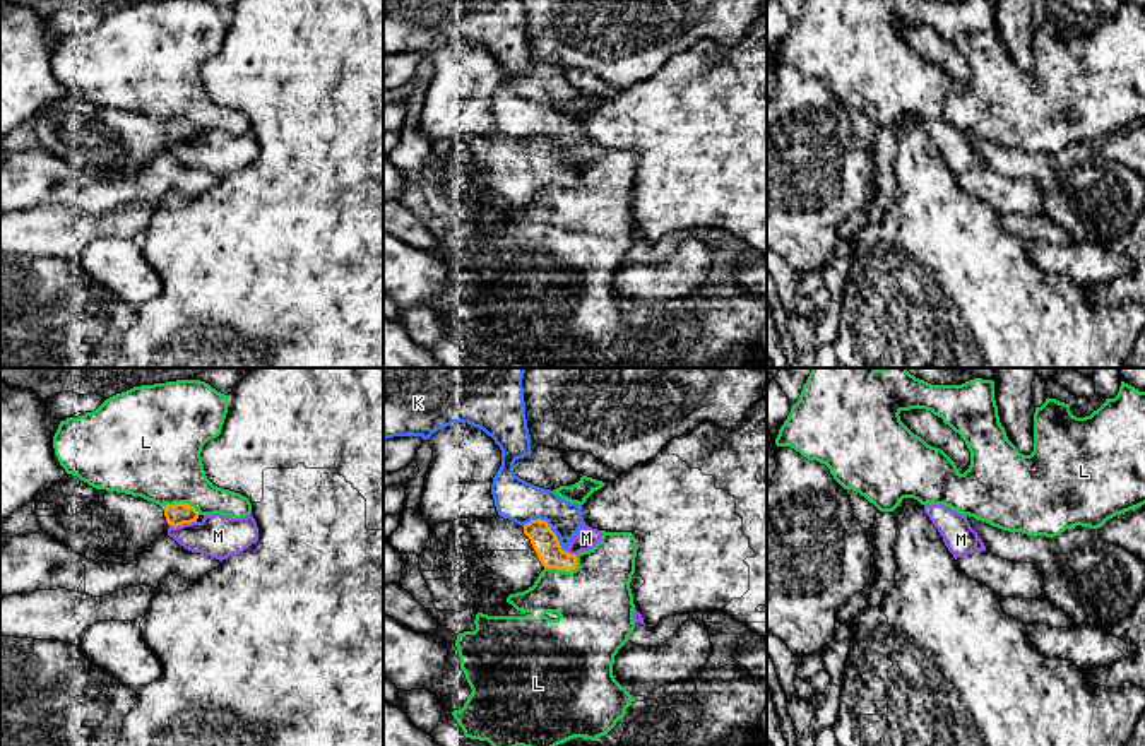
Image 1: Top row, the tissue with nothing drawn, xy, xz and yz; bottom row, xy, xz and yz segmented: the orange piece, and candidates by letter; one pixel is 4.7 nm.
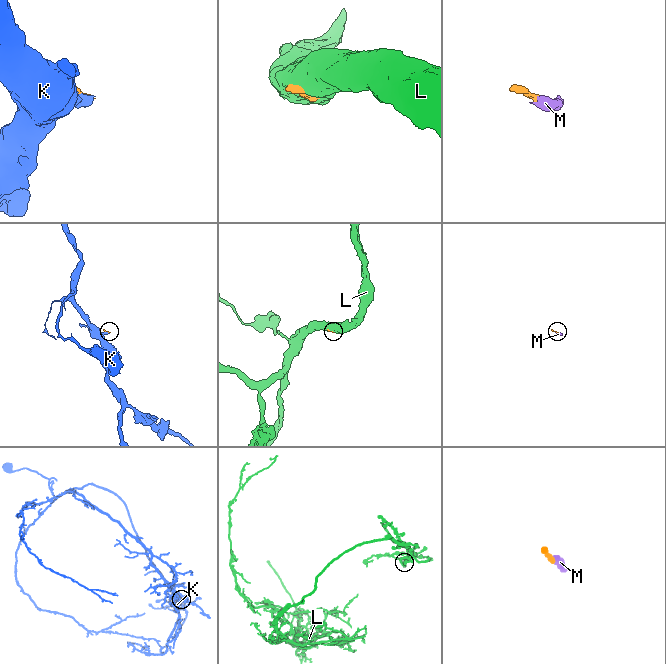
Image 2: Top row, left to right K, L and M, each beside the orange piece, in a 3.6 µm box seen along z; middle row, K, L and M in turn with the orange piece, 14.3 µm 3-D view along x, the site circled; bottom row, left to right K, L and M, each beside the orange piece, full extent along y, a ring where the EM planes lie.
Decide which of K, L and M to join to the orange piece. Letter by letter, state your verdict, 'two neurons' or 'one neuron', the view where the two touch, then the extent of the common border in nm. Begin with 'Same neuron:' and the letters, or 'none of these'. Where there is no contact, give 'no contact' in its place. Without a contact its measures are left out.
Same neuron: none of these
K: two neurons; contact in xz; length 240 nm
L: two neurons; contact in xz; length 170 nm
M: two neurons; contact in xy; length 130 nm

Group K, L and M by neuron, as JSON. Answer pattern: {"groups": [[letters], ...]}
{"groups": [["K", "M"], ["L"]]}

